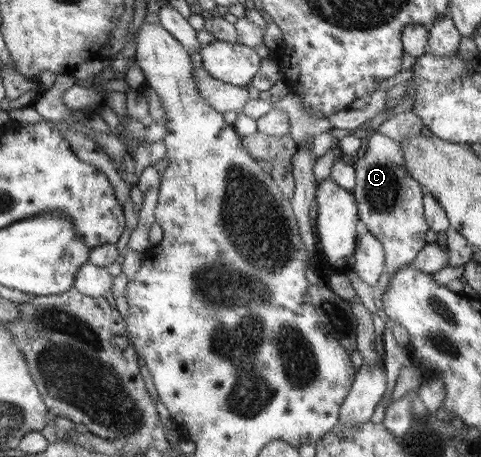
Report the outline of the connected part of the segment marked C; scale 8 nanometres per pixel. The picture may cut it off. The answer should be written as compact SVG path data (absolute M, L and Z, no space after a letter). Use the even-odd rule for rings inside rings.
M372 133L367 140L367 149L357 158L353 166L356 172L356 185L352 194L359 209L358 220L381 241L385 253L384 272L375 287L375 295L382 298L384 290L391 284L393 274L399 268L411 265L427 243L425 238L430 226L424 217L424 191L419 182L413 180L413 176L407 172L399 143L381 133Z

